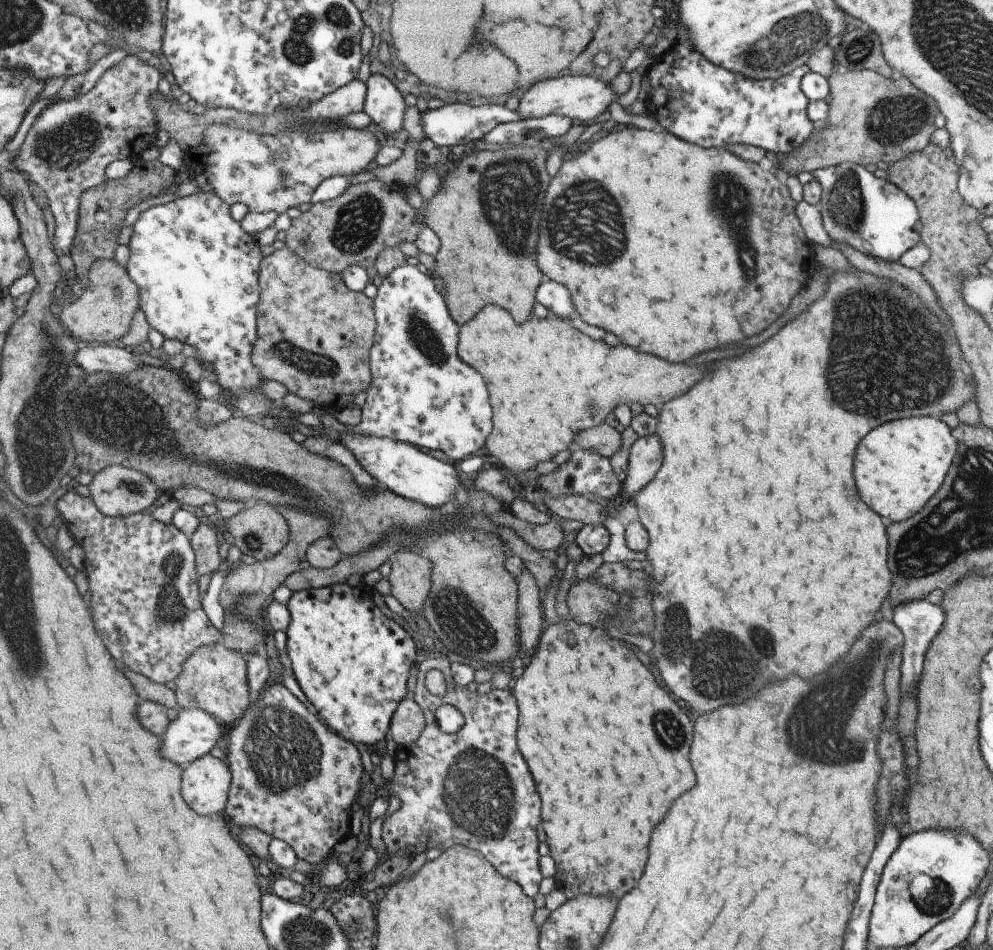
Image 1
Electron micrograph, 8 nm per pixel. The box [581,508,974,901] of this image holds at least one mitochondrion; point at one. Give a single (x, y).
(712, 656)

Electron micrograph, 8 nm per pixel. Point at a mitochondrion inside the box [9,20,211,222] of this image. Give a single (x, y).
(72, 142)

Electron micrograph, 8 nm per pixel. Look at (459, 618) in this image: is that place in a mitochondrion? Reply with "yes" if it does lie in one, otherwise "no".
yes

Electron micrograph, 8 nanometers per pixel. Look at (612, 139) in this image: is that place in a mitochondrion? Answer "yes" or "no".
no

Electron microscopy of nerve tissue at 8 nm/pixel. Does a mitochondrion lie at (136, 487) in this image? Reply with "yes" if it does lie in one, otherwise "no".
yes

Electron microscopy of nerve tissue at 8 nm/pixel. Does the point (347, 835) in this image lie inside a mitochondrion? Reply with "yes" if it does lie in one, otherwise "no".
no

